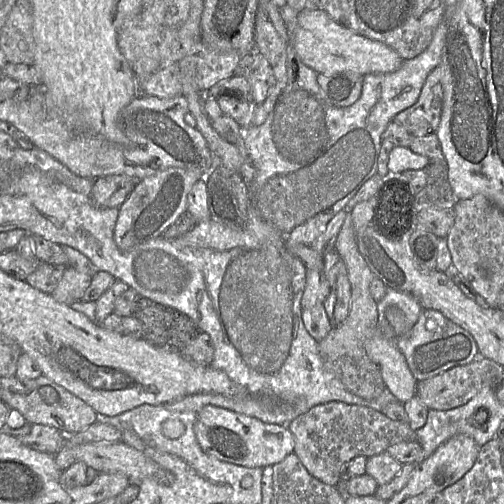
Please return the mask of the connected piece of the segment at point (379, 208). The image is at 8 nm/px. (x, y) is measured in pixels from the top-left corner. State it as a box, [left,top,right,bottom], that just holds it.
[372,179,415,235]

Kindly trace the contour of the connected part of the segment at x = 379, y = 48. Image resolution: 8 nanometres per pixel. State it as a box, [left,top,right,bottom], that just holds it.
[288,8,403,76]

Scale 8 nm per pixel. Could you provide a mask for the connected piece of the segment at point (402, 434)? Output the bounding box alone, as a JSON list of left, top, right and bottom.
[286,402,417,486]

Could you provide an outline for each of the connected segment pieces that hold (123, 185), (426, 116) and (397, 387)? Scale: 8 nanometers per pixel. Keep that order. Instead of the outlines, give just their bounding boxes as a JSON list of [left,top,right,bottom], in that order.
[[91,174,137,208],[392,66,442,136],[366,333,418,404]]

